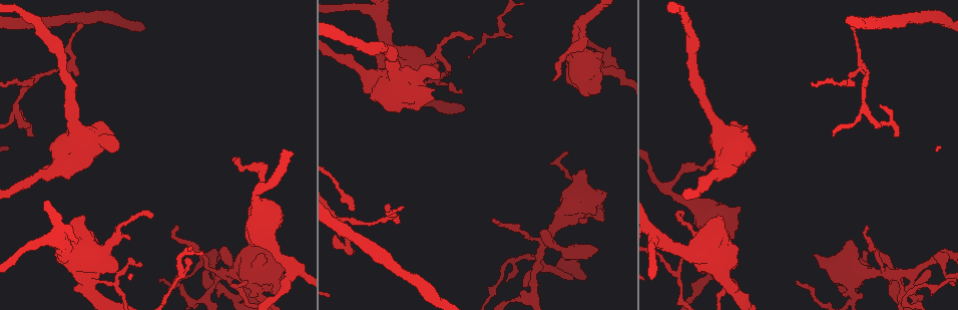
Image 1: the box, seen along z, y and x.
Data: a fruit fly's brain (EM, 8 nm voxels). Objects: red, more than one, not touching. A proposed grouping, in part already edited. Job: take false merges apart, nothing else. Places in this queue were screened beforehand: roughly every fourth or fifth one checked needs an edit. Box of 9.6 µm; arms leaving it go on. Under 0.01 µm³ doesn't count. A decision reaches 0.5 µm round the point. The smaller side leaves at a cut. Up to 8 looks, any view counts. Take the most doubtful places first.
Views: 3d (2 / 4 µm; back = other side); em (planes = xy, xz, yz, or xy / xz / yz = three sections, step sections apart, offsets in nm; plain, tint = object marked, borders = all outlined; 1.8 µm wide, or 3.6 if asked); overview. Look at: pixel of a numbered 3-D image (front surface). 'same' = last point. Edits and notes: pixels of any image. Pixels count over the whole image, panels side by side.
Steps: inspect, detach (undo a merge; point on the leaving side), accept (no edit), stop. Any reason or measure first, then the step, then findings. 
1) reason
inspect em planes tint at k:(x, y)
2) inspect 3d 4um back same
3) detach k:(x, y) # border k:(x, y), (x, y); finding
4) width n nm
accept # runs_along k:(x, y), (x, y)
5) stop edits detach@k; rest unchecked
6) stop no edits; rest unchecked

thick turns thin
inspect 3d 2um at 1:(885, 271)

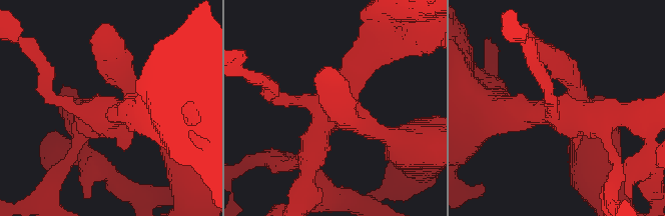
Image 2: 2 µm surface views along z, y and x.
shape alone is not enough
inspect em xy step 8 tint at 2:(109, 111)

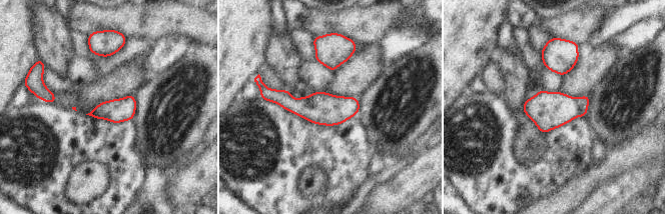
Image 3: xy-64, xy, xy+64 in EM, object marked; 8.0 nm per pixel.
width 190 nm
detach 3:(584, 101) # a second neuron is stuck on

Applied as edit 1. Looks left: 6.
sudden change in width
inspect em xz step 8 tint at 1:(395, 214)

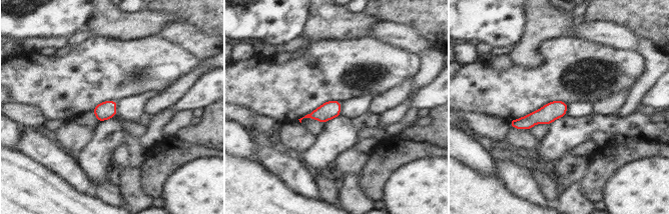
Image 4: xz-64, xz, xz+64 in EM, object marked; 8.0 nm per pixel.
inspect em planes tint same

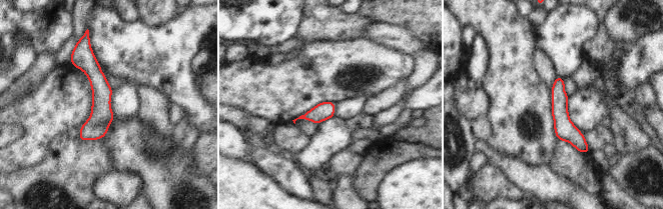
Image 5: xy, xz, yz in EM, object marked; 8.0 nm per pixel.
accept # runs_along 5:(85, 49), (99, 84), (94, 137); all the same neuron

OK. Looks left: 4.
abrupt turn
inspect em planes plain at 1:(347, 246)

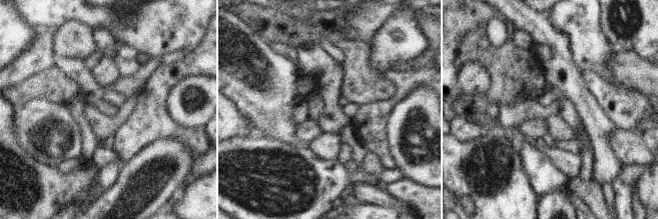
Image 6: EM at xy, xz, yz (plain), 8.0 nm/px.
inspect em planes tint same

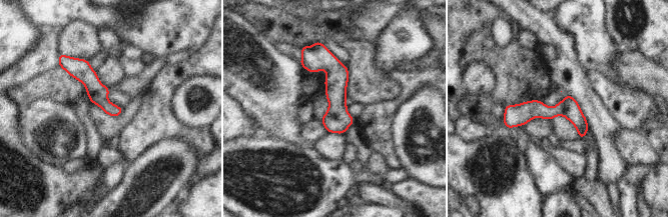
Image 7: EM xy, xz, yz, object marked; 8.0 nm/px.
accept # runs_along 7:(323, 51), (337, 71), (342, 131); one neuron here

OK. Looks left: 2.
stop edits detach@3; rest unchecked

